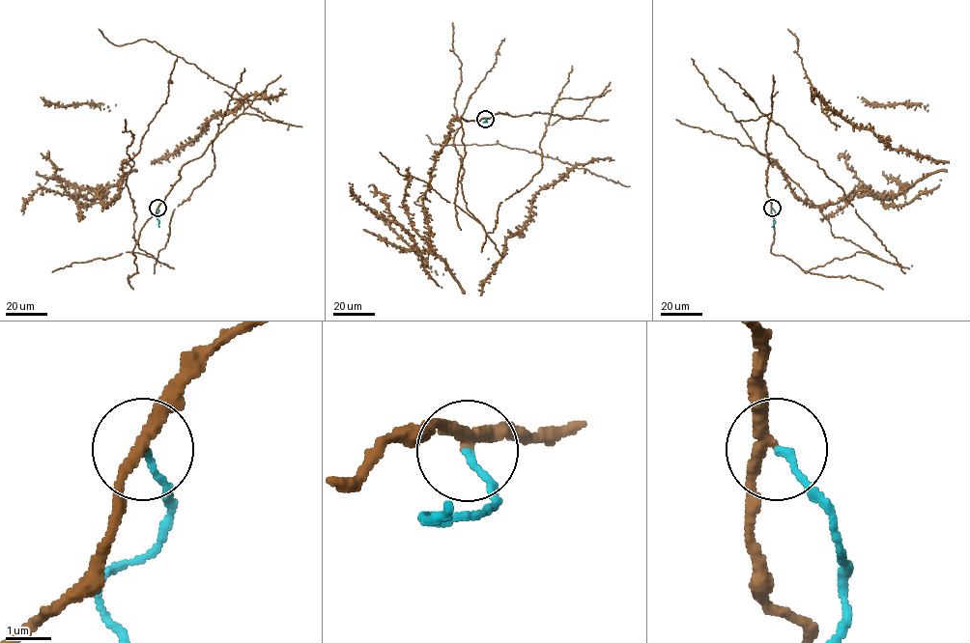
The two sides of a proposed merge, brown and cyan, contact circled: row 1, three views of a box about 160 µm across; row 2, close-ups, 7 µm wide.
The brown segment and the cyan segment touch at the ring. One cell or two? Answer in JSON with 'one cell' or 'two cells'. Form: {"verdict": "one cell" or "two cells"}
{"verdict": "two cells"}

